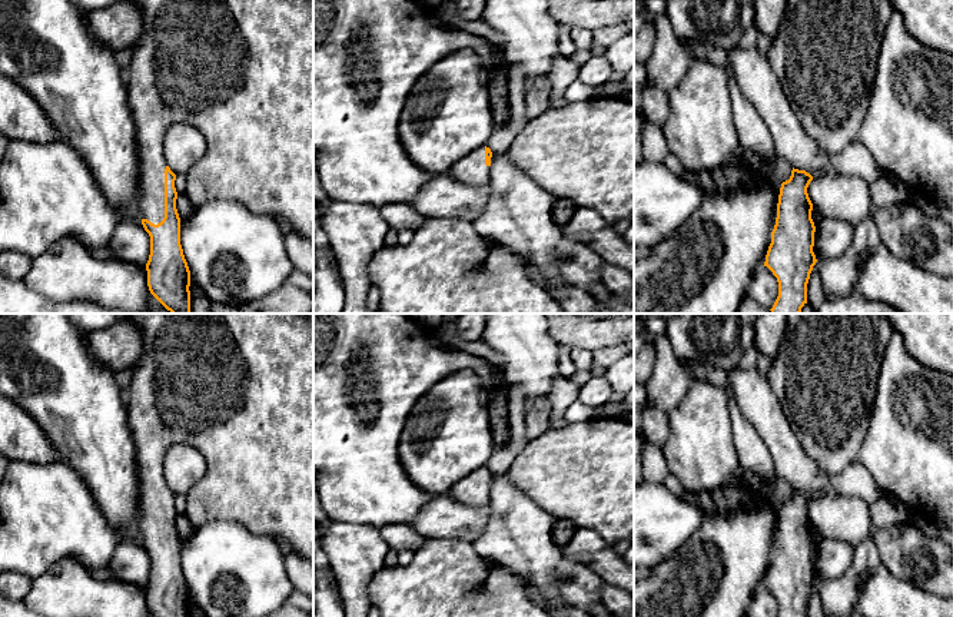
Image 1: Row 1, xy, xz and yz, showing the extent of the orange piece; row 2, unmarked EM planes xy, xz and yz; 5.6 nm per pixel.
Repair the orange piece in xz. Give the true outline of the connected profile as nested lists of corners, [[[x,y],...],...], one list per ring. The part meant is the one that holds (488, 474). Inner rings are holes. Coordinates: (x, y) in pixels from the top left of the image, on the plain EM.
[[[485,465],[454,484],[448,495],[464,505],[475,508],[489,504],[492,472]]]

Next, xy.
[[[127,314],[126,319],[132,321],[143,331],[143,351],[139,361],[132,366],[133,378],[130,387],[124,392],[124,397],[127,404],[129,428],[133,435],[133,441],[136,447],[136,460],[139,467],[139,482],[140,482],[140,505],[137,512],[136,535],[142,540],[142,545],[150,557],[150,575],[146,584],[147,607],[150,614],[153,617],[190,617],[190,611],[189,611],[190,591],[180,565],[180,538],[176,530],[176,520],[177,520],[177,512],[175,508],[176,495],[170,491],[163,477],[165,455],[172,444],[189,444],[196,450],[199,450],[206,461],[205,475],[186,494],[186,517],[193,524],[193,527],[200,527],[215,520],[235,521],[245,525],[253,534],[268,537],[273,541],[276,538],[286,540],[290,544],[292,551],[298,553],[299,555],[302,555],[303,558],[306,558],[313,564],[313,314]]]

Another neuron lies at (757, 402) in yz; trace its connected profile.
[[[737,365],[727,374],[735,404],[768,448],[780,480],[813,498],[840,492],[859,497],[871,505],[881,497],[876,480],[856,460],[837,475],[827,475],[817,467],[790,428],[783,402],[757,368],[741,369]]]

